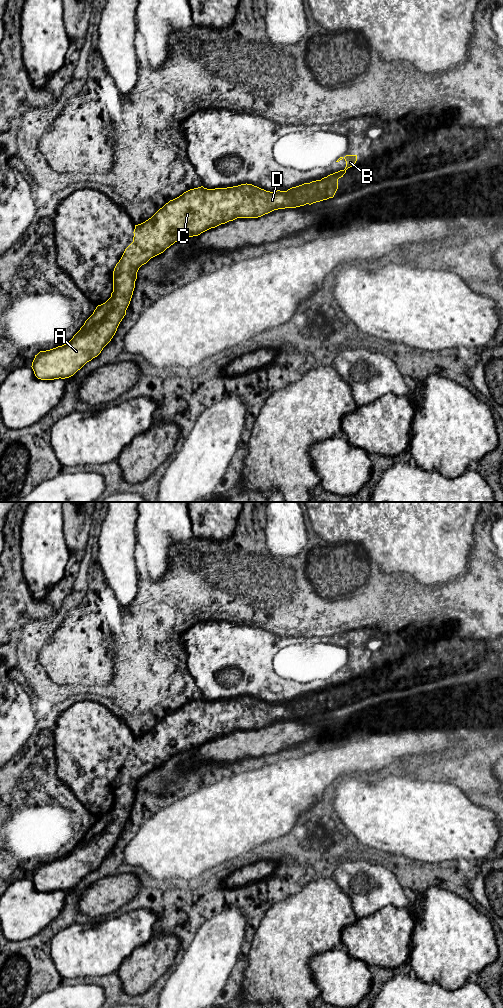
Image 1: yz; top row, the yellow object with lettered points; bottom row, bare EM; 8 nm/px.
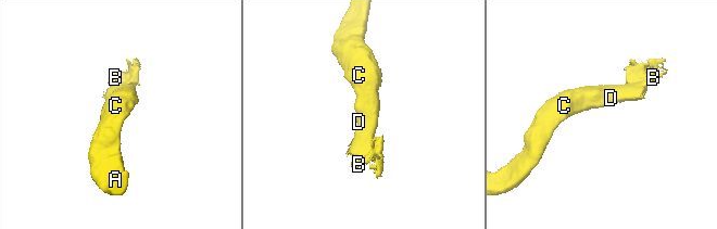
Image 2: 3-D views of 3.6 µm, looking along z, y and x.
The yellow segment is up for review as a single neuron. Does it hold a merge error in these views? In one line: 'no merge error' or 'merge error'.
no merge error

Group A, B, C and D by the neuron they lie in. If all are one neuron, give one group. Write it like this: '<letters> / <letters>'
A B C D

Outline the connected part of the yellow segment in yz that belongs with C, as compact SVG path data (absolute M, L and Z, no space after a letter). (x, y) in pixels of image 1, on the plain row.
M357 667L344 671L344 682L287 703L270 704L247 695L215 701L201 698L170 712L151 730L135 737L133 754L114 780L111 809L96 819L69 854L35 867L31 878L35 888L41 892L69 890L101 865L126 827L139 780L151 770L181 751L237 730L258 730L274 722L333 710L338 691L355 677Z

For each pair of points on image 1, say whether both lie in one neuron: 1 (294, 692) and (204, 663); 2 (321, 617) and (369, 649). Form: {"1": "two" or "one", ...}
{"1": "one", "2": "two"}

